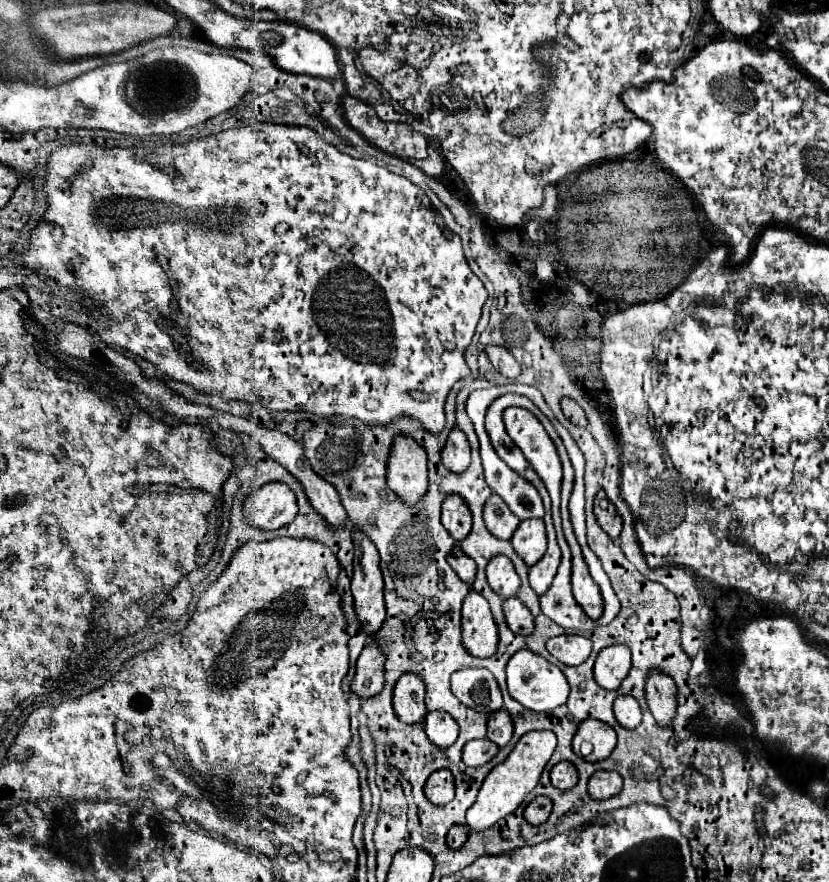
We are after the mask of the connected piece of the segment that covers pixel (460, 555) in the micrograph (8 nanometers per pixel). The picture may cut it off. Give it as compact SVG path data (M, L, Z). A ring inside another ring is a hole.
M456 544L450 554L448 554L448 564L454 568L454 572L462 578L462 582L466 582L468 586L472 586L474 582L474 576L476 576L476 562L472 558L468 558L460 544Z

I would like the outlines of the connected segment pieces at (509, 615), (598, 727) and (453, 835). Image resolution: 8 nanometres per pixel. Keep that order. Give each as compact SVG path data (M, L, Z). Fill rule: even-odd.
M516 596L506 598L502 608L504 608L506 624L508 624L508 628L510 628L512 632L524 634L524 636L532 634L532 630L534 630L534 618L532 618L532 612L530 612Z
M588 718L576 730L576 736L574 736L574 752L576 754L580 754L580 744L584 740L592 742L592 746L594 746L594 752L586 760L588 762L600 762L612 754L612 750L616 746L616 732L606 722Z
M466 824L452 826L450 832L448 832L448 846L454 848L454 850L460 848L460 846L464 846L464 842L468 840L468 834L470 834L470 830L468 830Z

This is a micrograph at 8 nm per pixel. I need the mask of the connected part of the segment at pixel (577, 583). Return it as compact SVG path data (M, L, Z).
M568 512L562 514L562 526L564 526L564 534L566 540L572 548L572 556L574 556L574 564L572 564L572 588L574 588L574 598L578 600L578 604L584 608L584 612L592 618L598 620L602 616L602 596L600 596L600 588L596 586L596 582L592 580L588 566L584 562L582 550L576 542L572 524L570 524L570 516Z

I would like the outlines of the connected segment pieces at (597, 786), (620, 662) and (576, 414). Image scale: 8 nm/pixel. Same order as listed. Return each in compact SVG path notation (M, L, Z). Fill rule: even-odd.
M594 772L588 780L588 792L594 800L612 798L622 790L622 776L618 772Z
M614 644L600 650L594 664L594 678L606 690L616 690L624 676L630 672L630 648Z
M562 398L562 412L564 412L564 416L566 416L572 424L576 424L576 426L586 426L586 424L588 424L584 410L582 410L582 408L578 406L578 402L574 402L572 398Z

